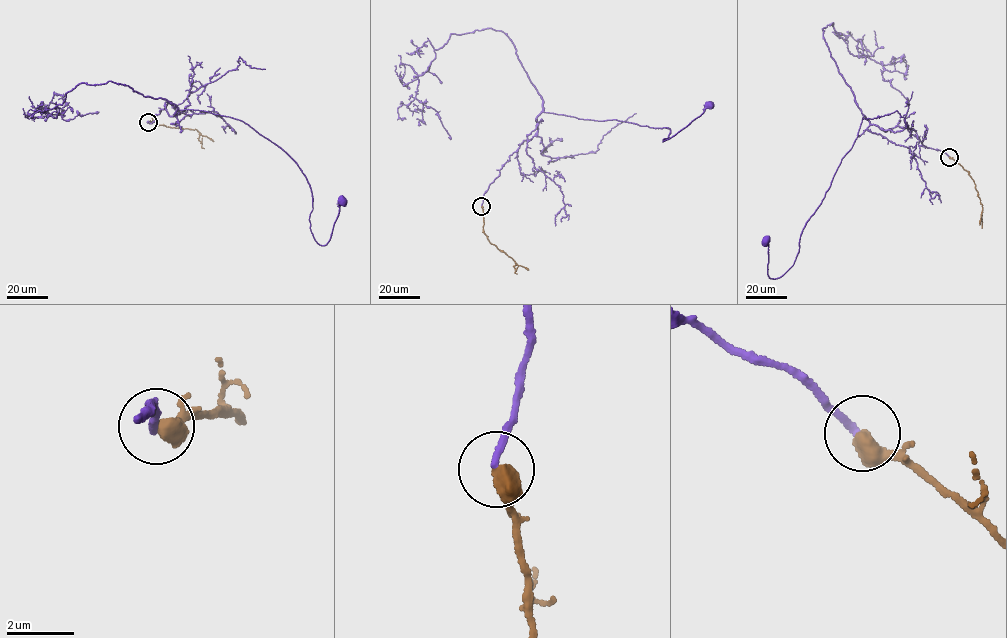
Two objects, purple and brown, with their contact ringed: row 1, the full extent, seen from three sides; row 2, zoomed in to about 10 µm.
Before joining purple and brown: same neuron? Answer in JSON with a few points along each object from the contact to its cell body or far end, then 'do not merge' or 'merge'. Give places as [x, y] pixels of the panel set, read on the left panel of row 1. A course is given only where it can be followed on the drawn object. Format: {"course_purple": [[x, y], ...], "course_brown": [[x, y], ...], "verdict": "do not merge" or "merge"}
{"course_purple": [[148, 122], [166, 109], [248, 124], [297, 163], [321, 245], [340, 202]], "course_brown": [[148, 122], [197, 129], [204, 148]], "verdict": "merge"}

